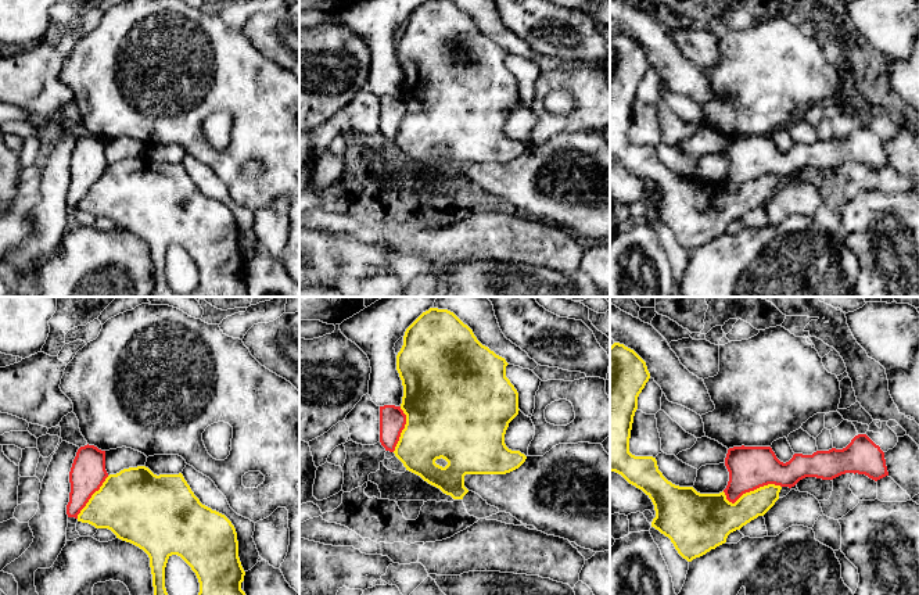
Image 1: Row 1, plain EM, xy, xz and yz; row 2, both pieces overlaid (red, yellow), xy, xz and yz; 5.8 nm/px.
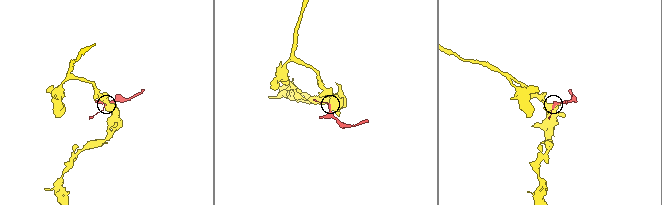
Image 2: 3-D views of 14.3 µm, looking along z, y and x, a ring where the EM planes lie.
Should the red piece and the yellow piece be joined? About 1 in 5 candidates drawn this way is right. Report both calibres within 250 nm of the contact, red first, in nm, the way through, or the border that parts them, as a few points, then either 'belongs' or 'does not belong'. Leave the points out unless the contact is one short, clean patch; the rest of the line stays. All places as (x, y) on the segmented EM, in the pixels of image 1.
260/240 nm | does not belong

